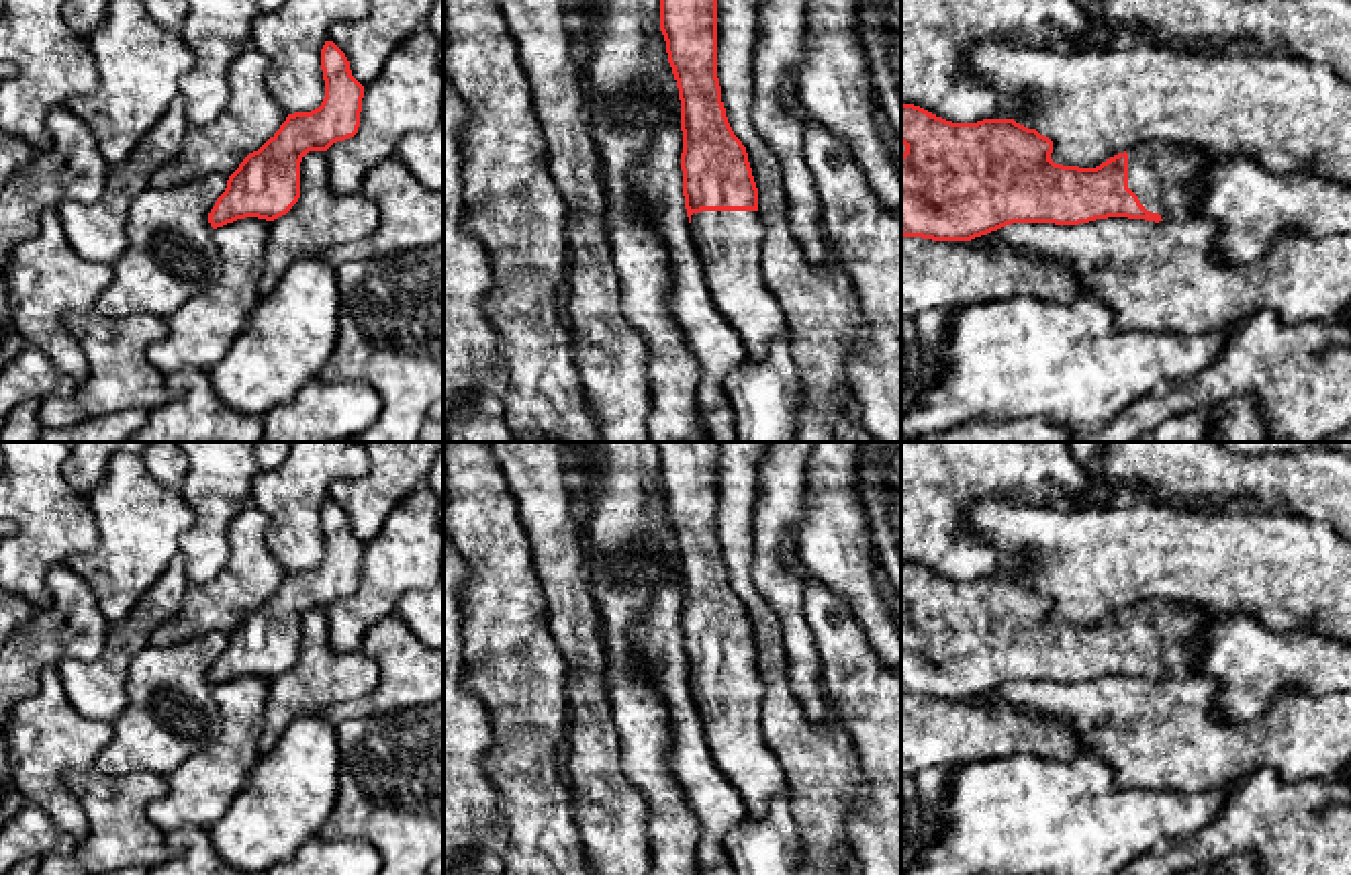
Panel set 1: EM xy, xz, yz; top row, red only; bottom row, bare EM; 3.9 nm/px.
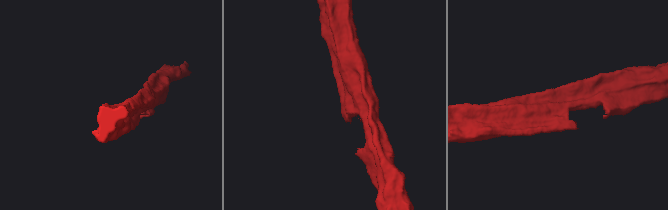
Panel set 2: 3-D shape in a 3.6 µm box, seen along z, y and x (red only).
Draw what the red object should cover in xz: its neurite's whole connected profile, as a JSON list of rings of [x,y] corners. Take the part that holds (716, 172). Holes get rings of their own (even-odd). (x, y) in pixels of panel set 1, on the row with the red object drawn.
[[[660,0],[683,131],[683,196],[705,284],[750,358],[789,337],[762,276],[764,225],[746,147],[734,135],[717,78],[717,0]]]

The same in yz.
[[[901,102],[901,237],[971,241],[1012,223],[1196,217],[1202,174],[1224,162],[1140,143],[1096,168],[1051,159],[1053,141],[1014,119],[952,123]]]

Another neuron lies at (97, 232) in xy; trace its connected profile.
[[[178,94],[125,162],[110,166],[102,196],[92,202],[63,202],[57,213],[74,251],[112,266],[129,245],[131,202],[149,188],[151,174],[174,159],[190,125],[186,102]]]

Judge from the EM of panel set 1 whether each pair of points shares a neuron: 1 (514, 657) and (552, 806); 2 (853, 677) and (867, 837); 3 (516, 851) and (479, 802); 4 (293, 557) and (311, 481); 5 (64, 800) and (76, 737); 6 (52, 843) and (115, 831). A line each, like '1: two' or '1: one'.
1: one
2: one
3: two
4: one
5: one
6: two

